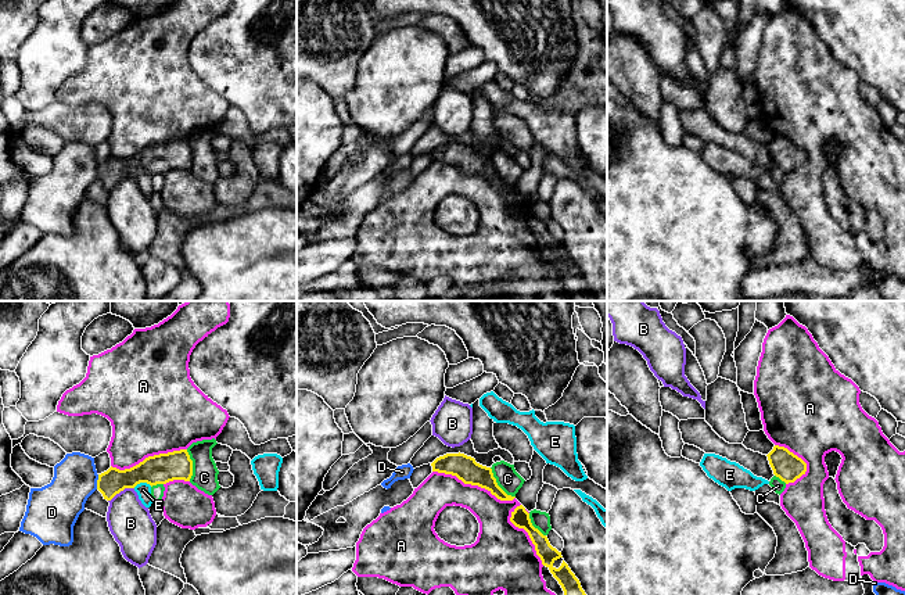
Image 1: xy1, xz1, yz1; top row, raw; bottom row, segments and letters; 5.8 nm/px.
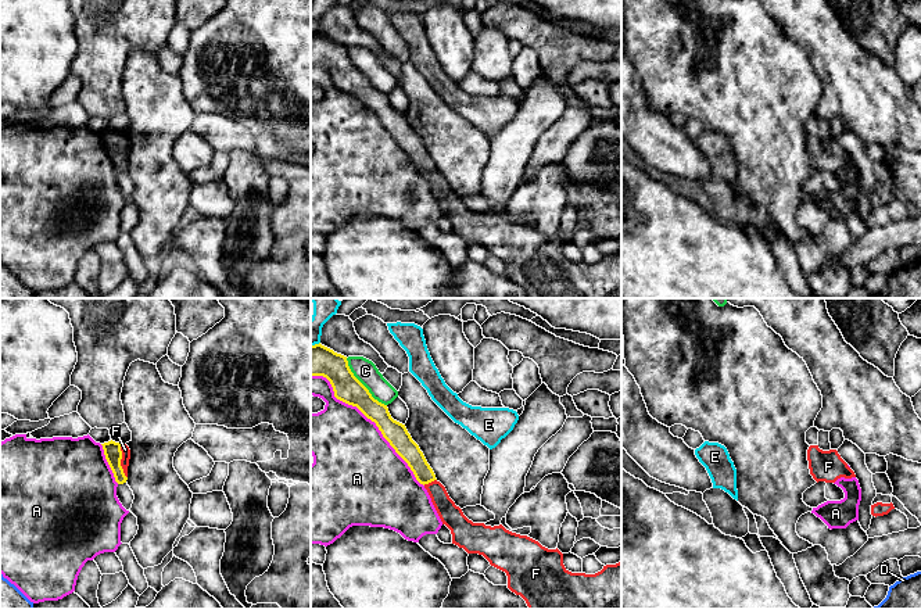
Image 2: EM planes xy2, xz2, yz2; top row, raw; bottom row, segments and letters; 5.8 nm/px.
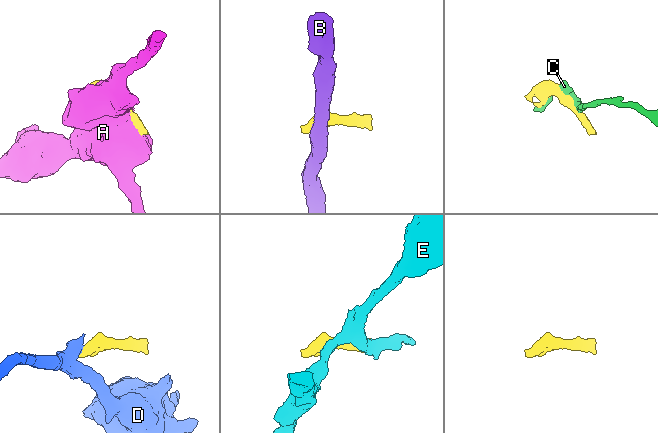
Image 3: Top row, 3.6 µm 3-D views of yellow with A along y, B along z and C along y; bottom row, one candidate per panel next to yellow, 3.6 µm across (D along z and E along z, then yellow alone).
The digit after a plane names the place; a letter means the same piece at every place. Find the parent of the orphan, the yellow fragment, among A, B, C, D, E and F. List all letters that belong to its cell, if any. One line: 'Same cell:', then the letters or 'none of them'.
Same cell: F

